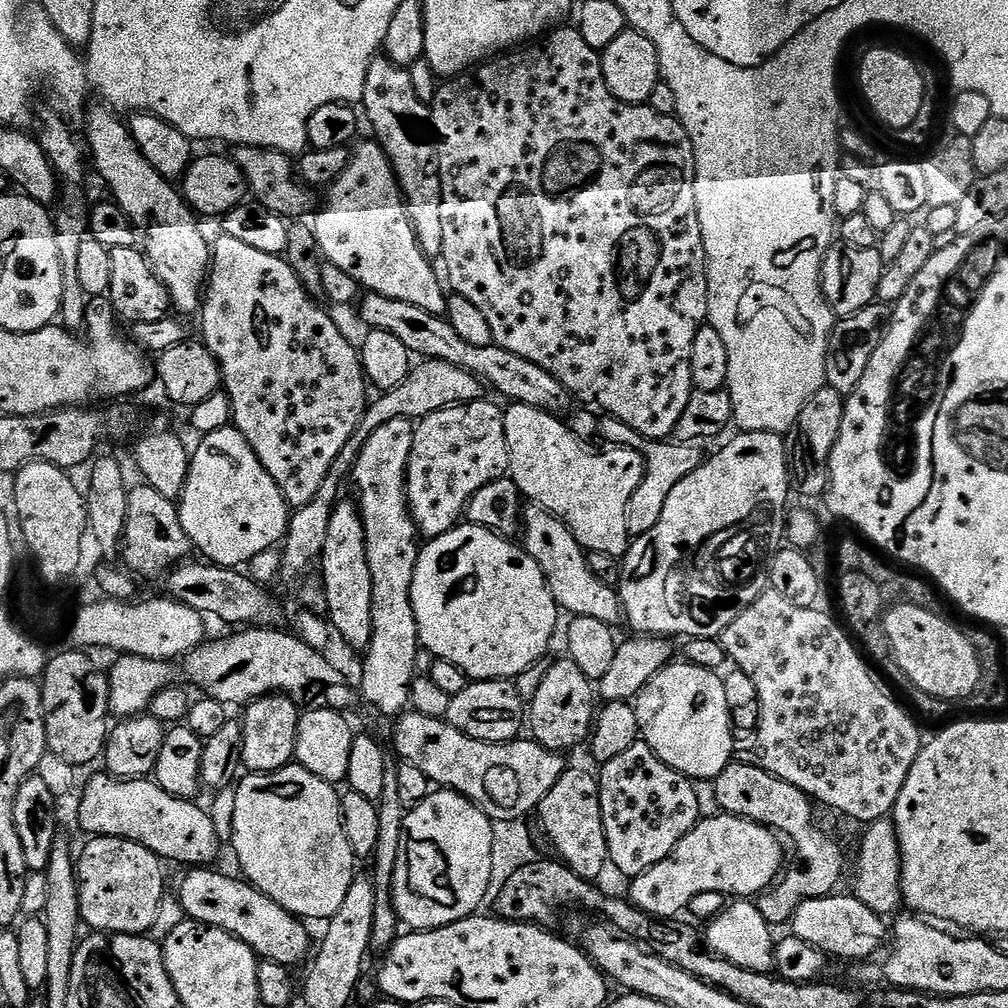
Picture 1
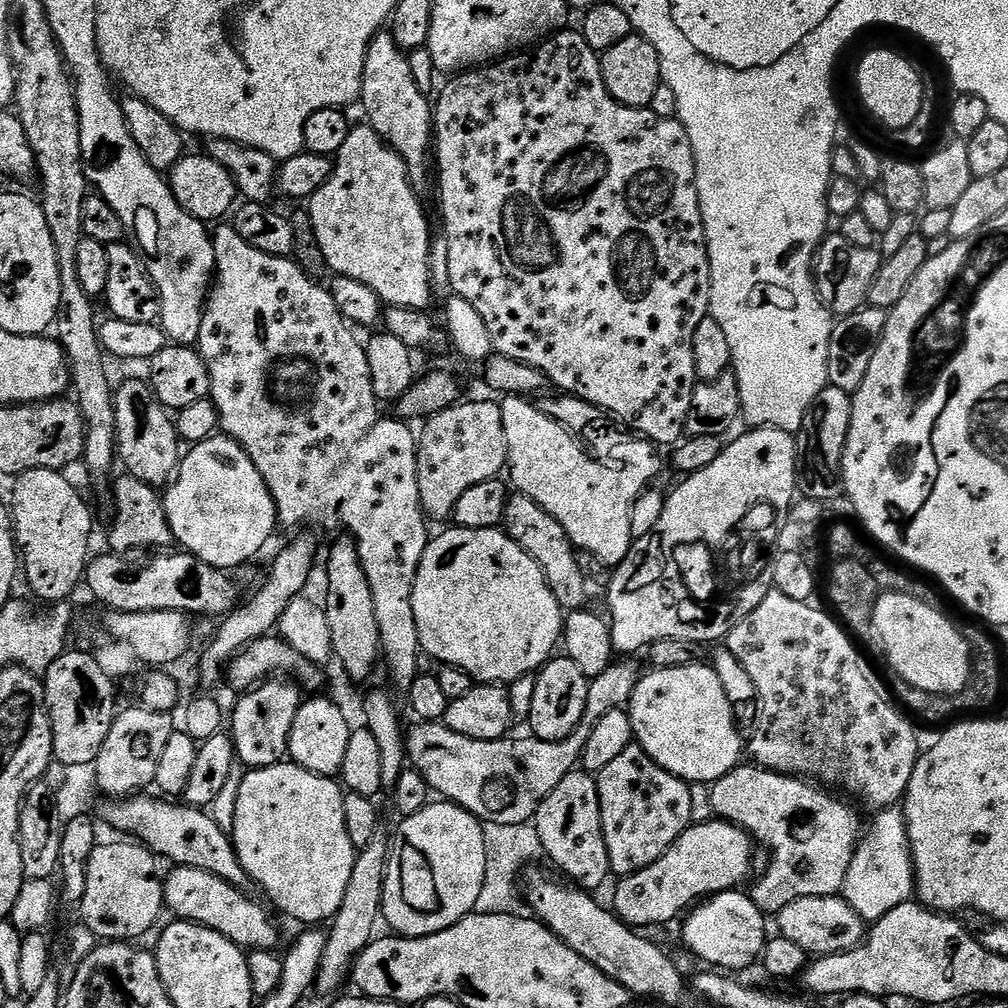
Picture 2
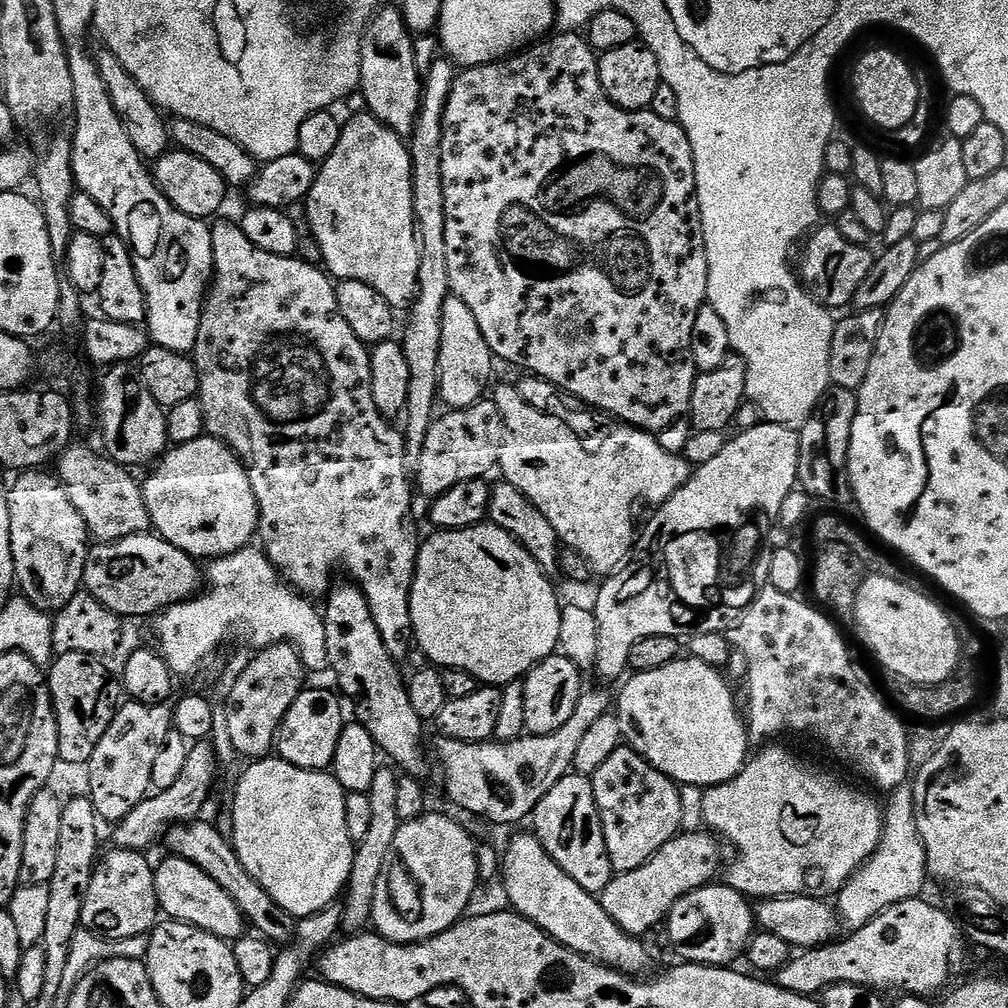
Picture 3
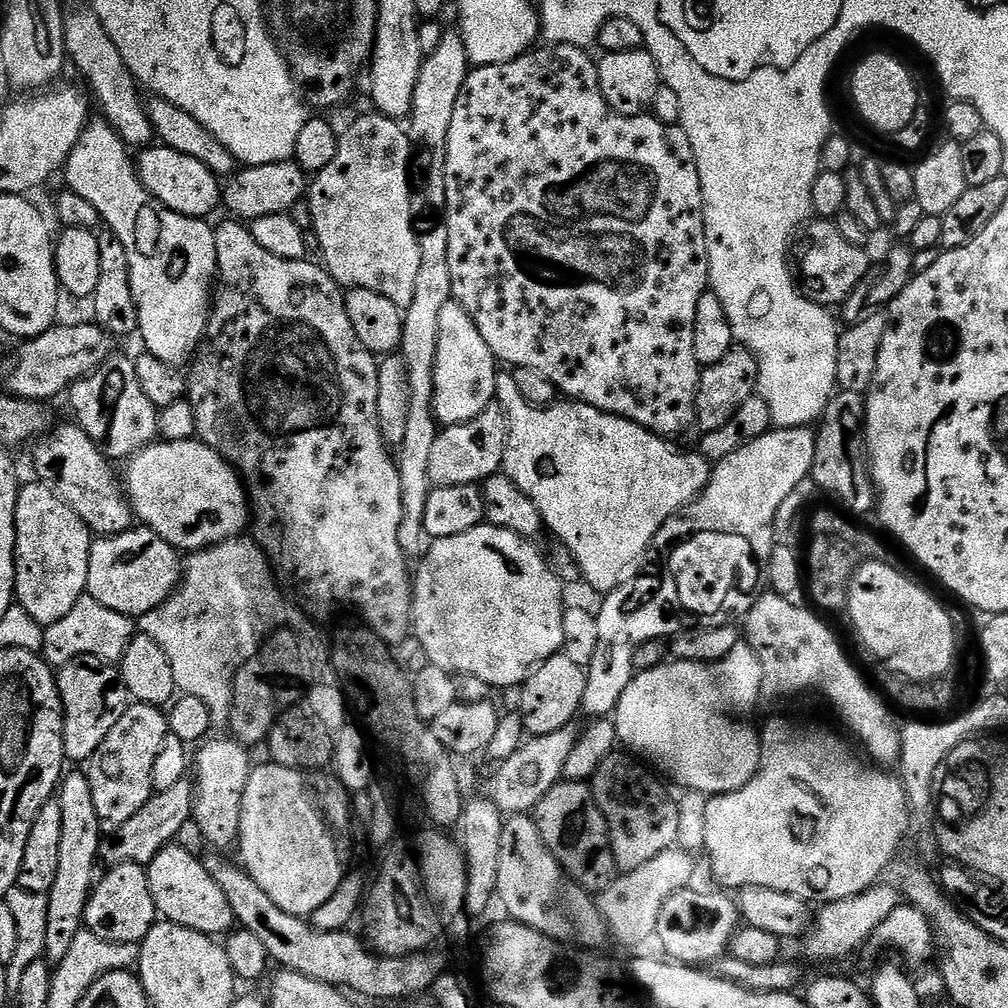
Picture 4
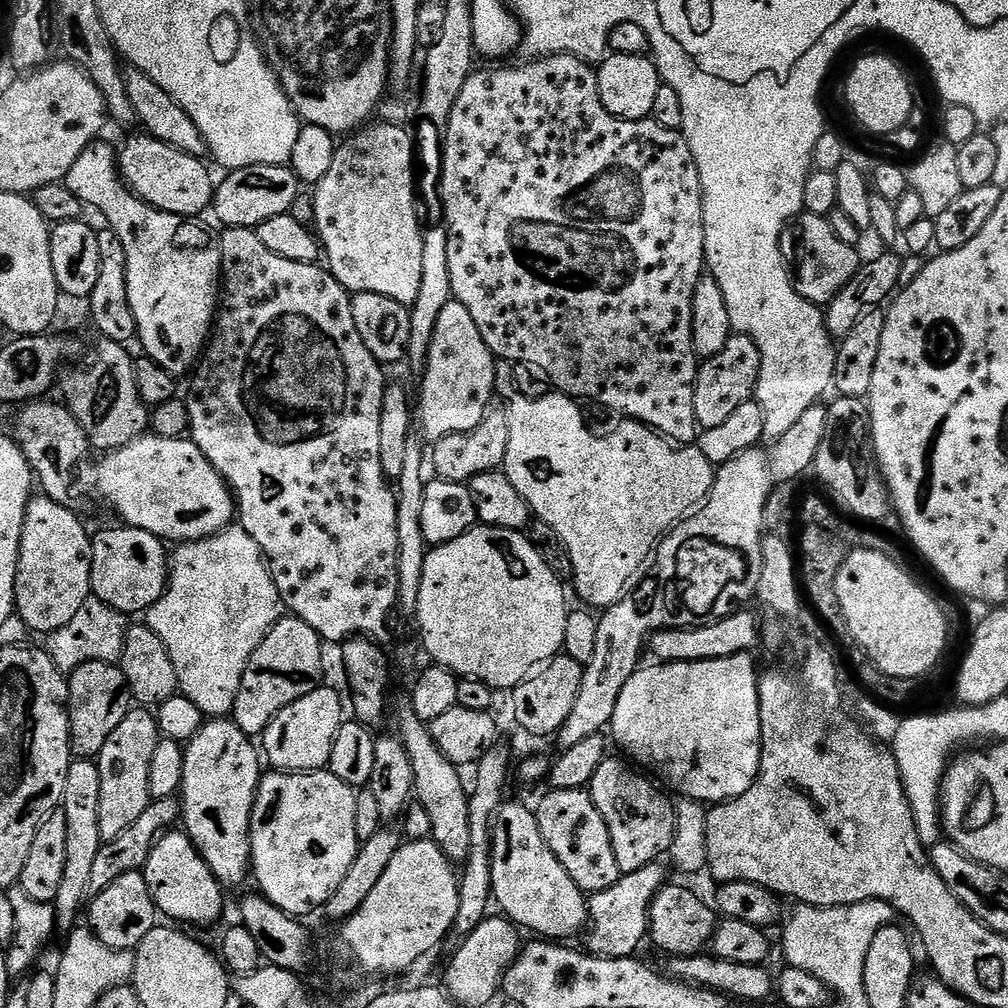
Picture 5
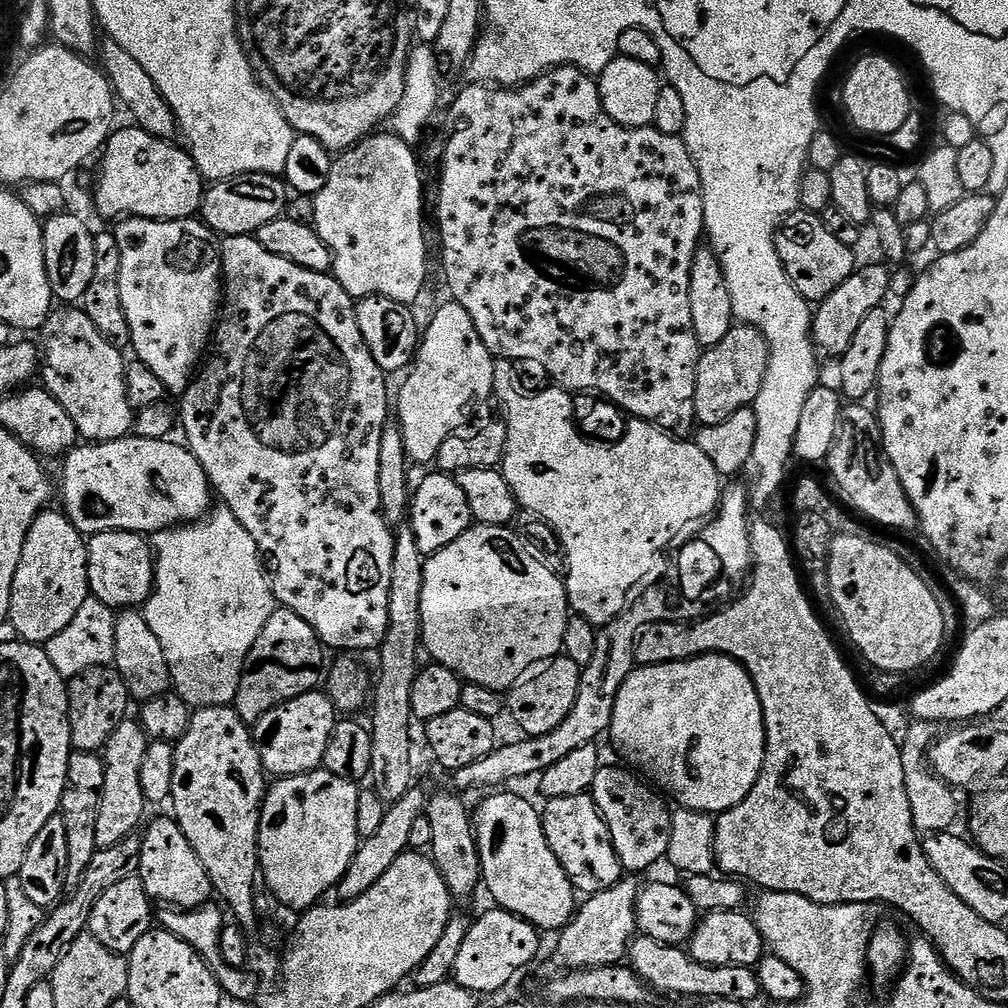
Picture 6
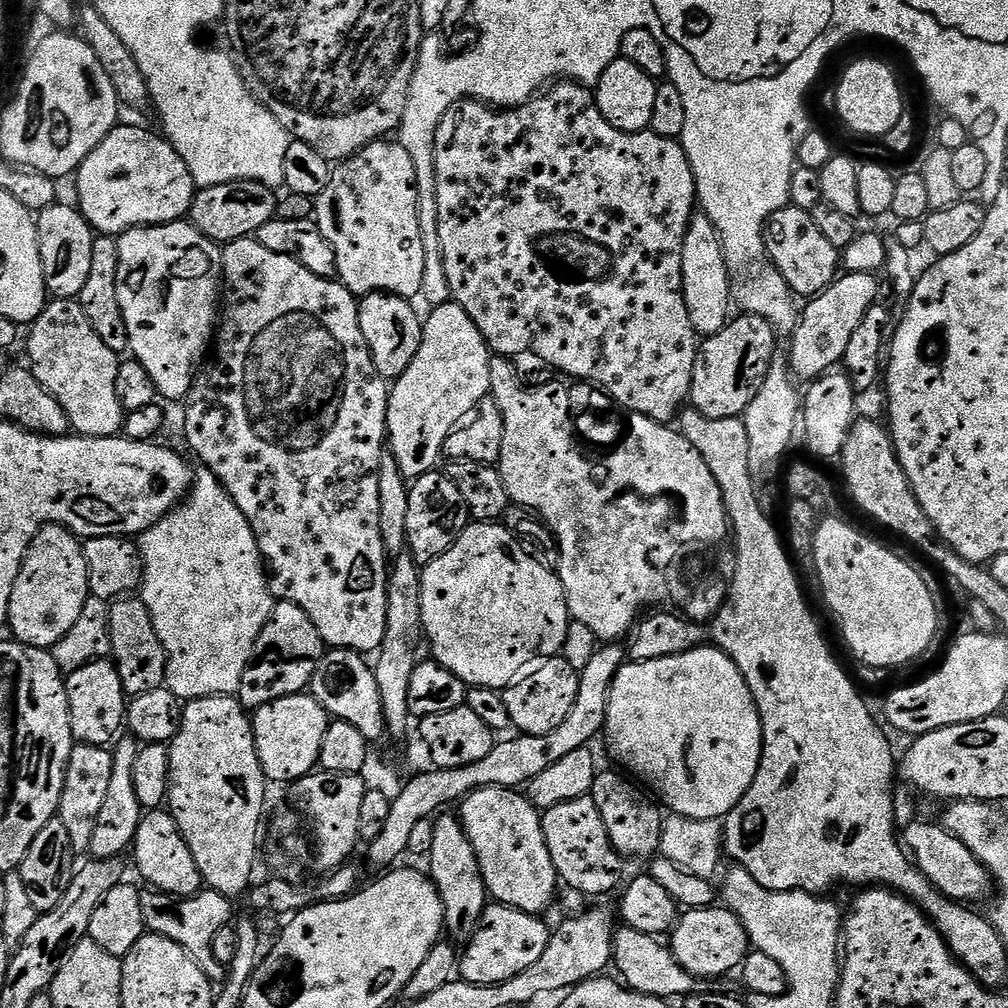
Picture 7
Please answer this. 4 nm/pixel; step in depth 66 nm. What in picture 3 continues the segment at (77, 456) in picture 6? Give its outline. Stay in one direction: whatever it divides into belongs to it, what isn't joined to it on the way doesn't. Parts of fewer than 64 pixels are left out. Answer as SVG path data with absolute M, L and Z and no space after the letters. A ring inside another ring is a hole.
M203 434L194 441L169 447L151 472L152 477L148 481L145 479L142 484L144 497L147 500L153 527L166 542L178 546L178 550L189 552L191 556L197 558L229 556L253 543L261 518L260 506L256 498L257 485L245 461L227 444L214 439L213 436Z

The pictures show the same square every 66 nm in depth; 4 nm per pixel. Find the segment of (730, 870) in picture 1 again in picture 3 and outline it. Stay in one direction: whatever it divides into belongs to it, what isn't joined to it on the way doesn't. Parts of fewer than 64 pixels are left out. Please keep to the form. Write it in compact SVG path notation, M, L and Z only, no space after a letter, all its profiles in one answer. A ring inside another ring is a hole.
M711 831L684 832L675 836L646 866L638 866L638 870L621 872L613 875L610 886L599 893L598 899L606 914L622 926L632 936L643 937L644 932L665 923L668 911L686 894L713 883L717 879L716 871L720 868L720 844Z

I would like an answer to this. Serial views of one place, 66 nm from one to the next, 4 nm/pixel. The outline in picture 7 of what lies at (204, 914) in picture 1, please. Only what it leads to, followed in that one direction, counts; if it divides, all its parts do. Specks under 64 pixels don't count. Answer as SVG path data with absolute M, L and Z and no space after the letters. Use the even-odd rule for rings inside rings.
M148 810L143 813L140 825L138 826L134 851L136 850L136 868L140 876L145 880L145 885L151 886L157 892L169 892L171 896L194 896L201 891L202 879L198 864L194 860L190 846L186 838L178 830L178 822L172 817L168 810Z

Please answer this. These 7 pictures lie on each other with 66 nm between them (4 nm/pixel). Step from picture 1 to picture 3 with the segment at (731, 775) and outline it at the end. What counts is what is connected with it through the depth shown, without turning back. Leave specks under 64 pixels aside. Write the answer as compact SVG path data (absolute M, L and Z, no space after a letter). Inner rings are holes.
M780 746L759 749L734 779L707 789L702 798L704 824L717 837L728 839L736 847L740 861L736 864L734 886L743 896L757 901L785 896L835 897L880 846L884 833L881 801L856 788L847 788L838 777L776 747Z

